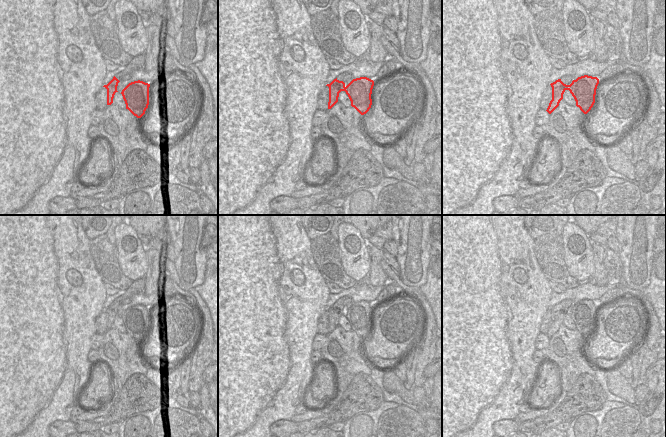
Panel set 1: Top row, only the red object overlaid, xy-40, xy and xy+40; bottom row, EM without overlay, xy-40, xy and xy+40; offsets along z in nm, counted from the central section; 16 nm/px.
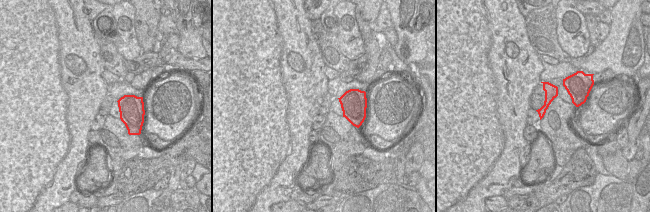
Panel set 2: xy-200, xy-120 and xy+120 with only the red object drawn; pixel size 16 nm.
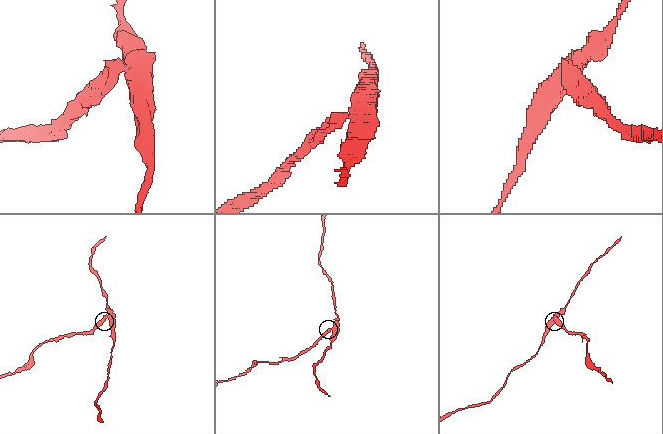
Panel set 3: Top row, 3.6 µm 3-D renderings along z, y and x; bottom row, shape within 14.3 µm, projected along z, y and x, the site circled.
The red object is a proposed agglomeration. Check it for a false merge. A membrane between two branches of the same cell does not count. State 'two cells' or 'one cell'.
two cells

